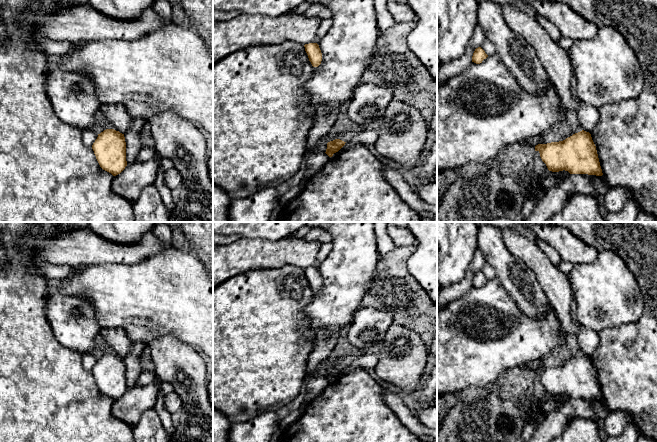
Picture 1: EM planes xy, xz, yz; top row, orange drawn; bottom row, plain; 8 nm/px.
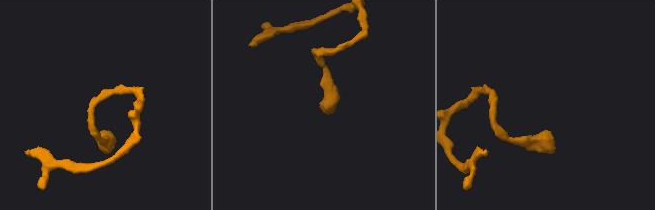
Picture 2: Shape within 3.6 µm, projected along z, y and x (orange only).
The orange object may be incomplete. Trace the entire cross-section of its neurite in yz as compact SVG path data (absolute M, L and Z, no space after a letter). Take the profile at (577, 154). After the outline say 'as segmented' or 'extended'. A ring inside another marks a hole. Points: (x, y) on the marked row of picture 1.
M584 130L573 134L563 141L538 144L535 146L535 151L540 153L540 157L549 171L559 172L565 170L570 174L603 175L591 134Z; as segmented

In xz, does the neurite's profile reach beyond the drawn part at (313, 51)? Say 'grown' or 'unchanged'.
unchanged

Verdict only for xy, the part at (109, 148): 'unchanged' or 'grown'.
unchanged

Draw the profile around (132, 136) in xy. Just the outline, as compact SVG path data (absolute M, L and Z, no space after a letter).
M132 117L132 124L124 134L127 164L136 162L137 155L143 146L141 142L141 132L145 123L146 121L143 118Z

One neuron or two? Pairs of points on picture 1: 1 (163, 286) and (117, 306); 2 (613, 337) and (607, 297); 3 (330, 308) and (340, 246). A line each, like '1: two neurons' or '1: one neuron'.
1: one neuron
2: two neurons
3: one neuron

